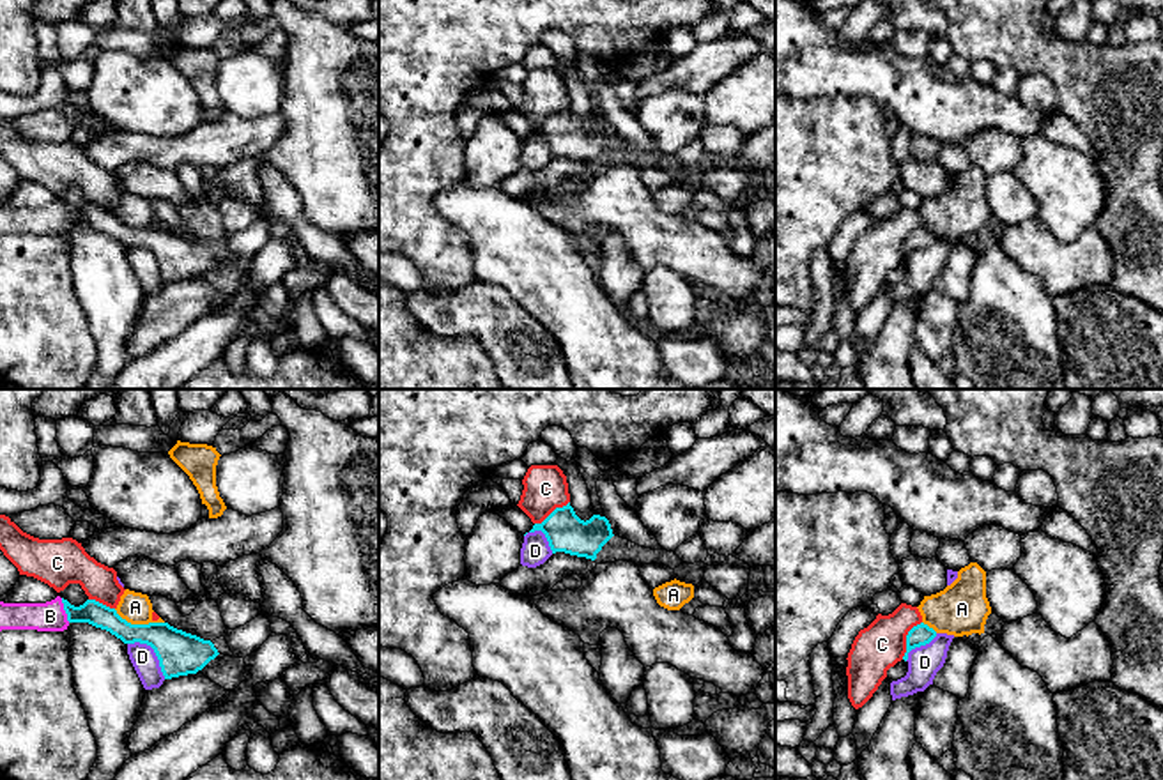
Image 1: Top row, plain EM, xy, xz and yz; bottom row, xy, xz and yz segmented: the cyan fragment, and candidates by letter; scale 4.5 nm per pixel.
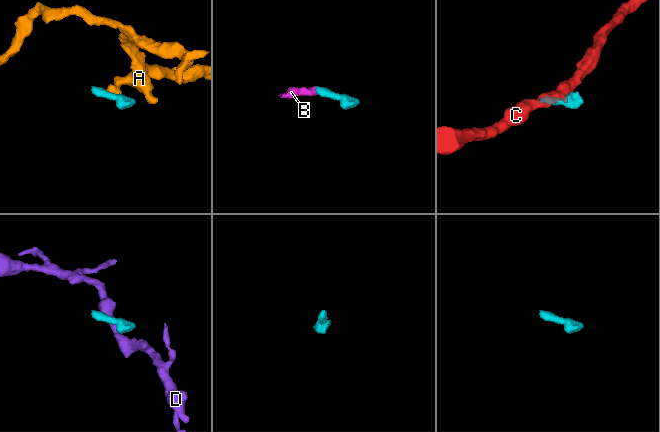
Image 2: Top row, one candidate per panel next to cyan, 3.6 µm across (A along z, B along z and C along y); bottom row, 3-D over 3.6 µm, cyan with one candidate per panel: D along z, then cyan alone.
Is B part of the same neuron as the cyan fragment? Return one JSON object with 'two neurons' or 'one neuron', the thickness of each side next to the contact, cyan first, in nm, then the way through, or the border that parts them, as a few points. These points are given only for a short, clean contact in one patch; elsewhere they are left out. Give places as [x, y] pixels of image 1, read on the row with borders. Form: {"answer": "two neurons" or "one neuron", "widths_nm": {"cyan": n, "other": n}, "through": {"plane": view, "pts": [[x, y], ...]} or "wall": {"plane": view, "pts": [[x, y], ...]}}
{"answer": "one neuron", "widths_nm": {"cyan": 110, "other": 140}, "through": {"plane": "xy", "pts": [[92, 612], [64, 609], [50, 616]]}}

